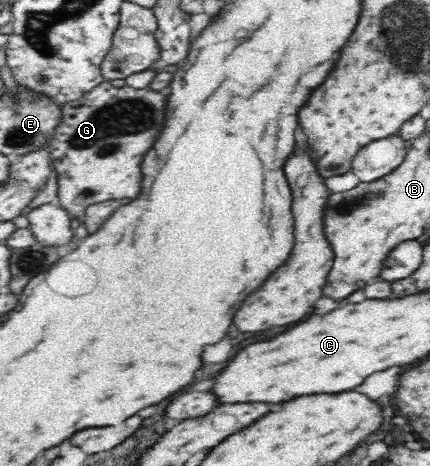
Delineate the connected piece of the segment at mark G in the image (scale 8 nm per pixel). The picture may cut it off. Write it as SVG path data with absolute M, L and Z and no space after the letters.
M101 81L76 101L62 104L61 124L57 126L48 142L52 166L58 174L58 196L62 208L71 218L77 216L84 220L84 212L91 204L121 198L139 198L141 194L141 164L145 154L153 148L161 130L165 128L165 112L167 112L167 92L147 89L136 89L125 85L115 87L111 81Z

